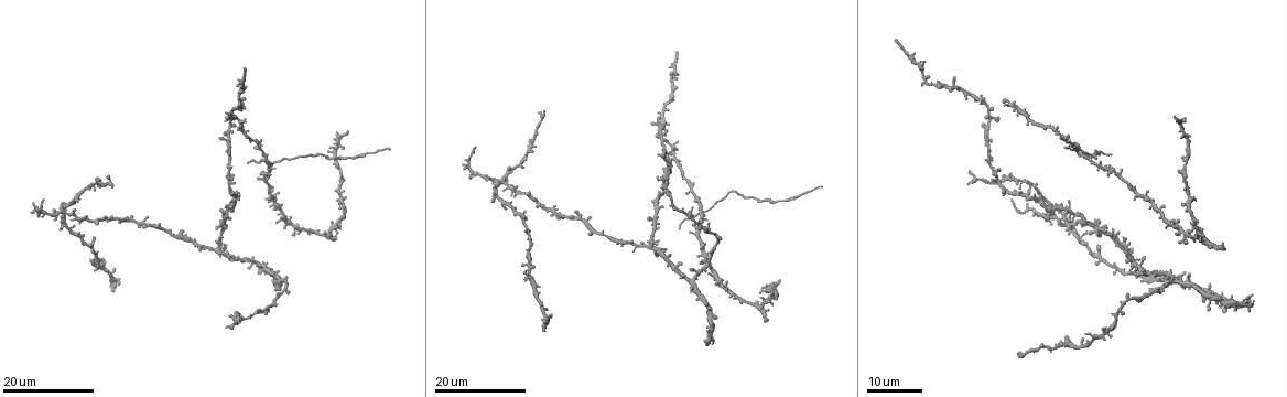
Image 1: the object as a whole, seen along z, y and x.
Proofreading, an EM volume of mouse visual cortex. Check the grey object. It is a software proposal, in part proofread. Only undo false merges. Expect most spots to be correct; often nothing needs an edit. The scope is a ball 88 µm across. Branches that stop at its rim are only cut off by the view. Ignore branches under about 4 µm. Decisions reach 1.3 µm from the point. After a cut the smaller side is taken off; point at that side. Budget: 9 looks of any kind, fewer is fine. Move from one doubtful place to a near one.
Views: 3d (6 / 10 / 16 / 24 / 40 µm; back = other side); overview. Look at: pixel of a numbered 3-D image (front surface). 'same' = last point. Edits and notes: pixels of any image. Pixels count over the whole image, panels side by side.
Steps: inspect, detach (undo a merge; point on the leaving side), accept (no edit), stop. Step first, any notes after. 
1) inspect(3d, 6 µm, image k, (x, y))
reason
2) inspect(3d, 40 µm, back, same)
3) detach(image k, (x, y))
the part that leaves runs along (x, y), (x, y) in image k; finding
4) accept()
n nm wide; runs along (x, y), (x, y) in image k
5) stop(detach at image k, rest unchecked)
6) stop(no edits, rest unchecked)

inspect(3d, 24 µm, image 1, (701, 212))
looks like a crossing

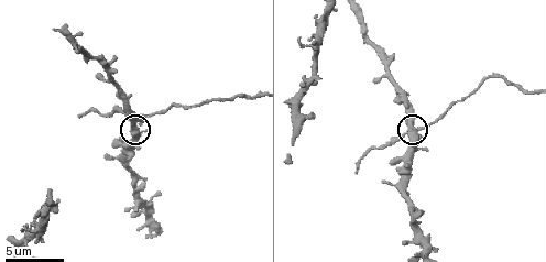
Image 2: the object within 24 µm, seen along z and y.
inspect(3d, 10 µm, image 2, (135, 127))
closer look

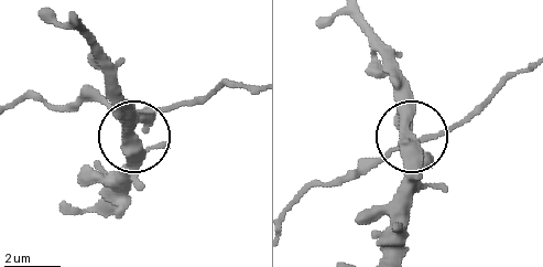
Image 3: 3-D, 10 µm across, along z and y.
detach(image 3, (166, 110))
380 nm wide; two neurons meet here

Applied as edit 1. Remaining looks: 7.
inspect(overview)

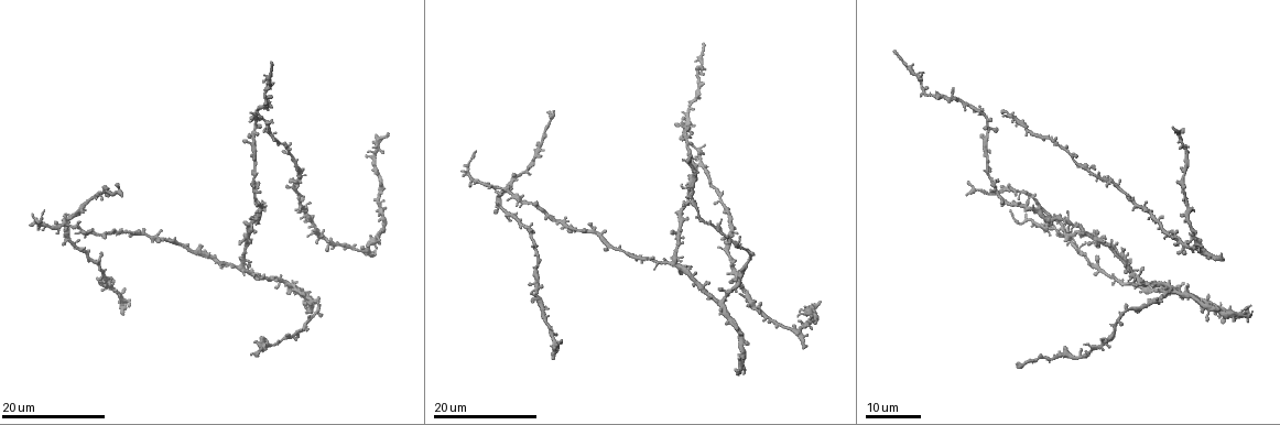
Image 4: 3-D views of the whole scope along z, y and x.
inspect(3d, 16 µm, image 4, (290, 286))

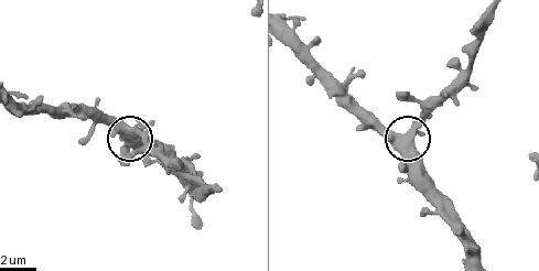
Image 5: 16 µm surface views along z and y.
inspect(3d, 6 µm, image 5, (134, 133))
closer look

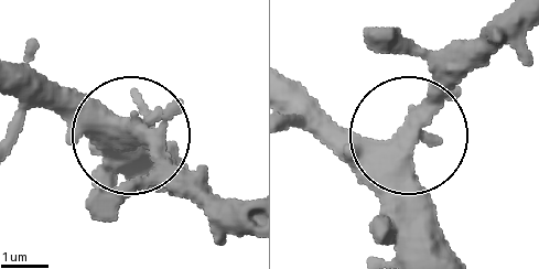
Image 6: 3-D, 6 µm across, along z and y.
accept()
runs along (295, 83), (355, 135), (399, 142), (402, 253) in image 6; one neuron here

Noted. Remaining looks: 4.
inspect(3d, 16 µm, image 4, (237, 267))

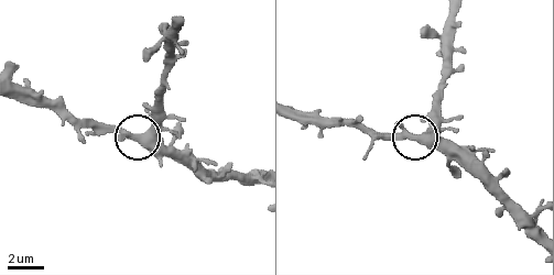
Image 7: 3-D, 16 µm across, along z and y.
inspect(3d, 6 µm, image 7, (411, 135))

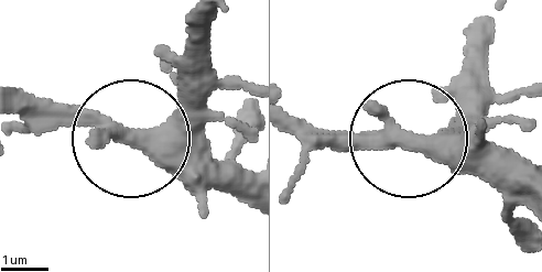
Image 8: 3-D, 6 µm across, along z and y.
accept()
3 arms; one neuron here

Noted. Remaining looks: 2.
inspect(3d, 16 µm, image 4, (1027, 220))
three arms meet

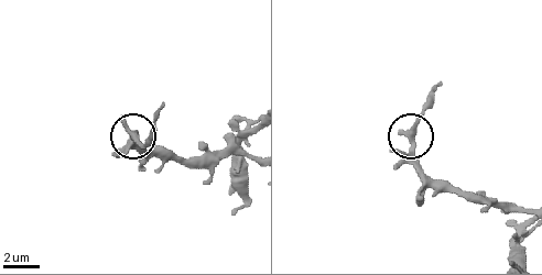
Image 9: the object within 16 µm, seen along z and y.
inspect(3d, 10 µm, image 9, (411, 137))

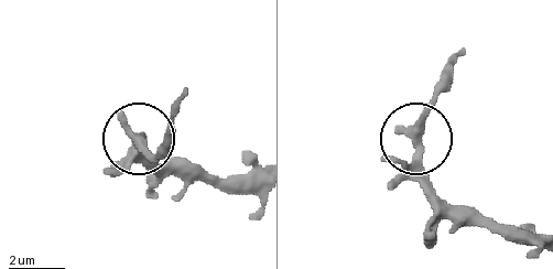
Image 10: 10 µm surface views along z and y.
accept()
280 nm wide; runs along (532, 245), (468, 221), (423, 173), (419, 131), (445, 84) in image 10; all the same neuron

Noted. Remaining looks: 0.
stop(detach at image 3, rest unchecked)

